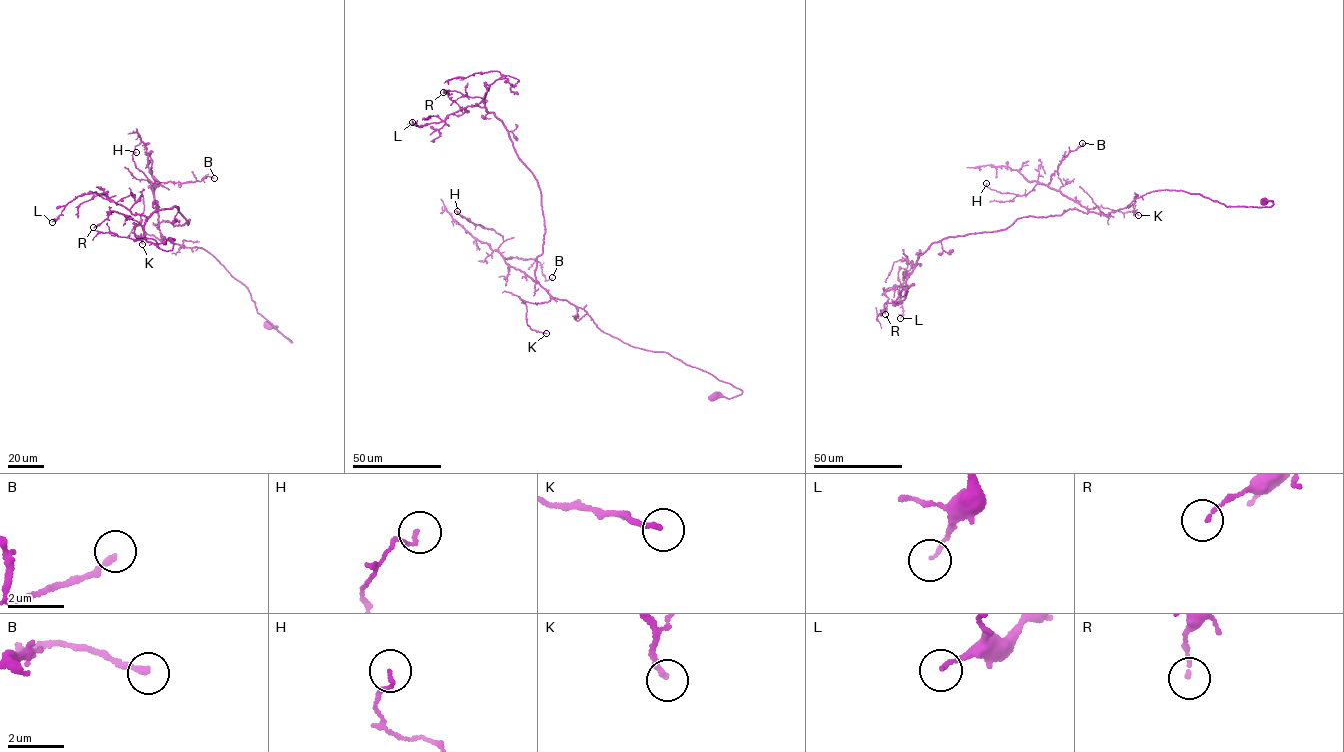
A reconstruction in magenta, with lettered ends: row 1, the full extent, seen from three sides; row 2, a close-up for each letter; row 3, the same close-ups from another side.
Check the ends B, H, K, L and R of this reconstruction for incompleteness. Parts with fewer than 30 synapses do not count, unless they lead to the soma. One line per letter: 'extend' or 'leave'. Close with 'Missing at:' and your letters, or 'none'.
B: leave
H: leave
K: leave
L: leave
R: leave
Missing at: none

